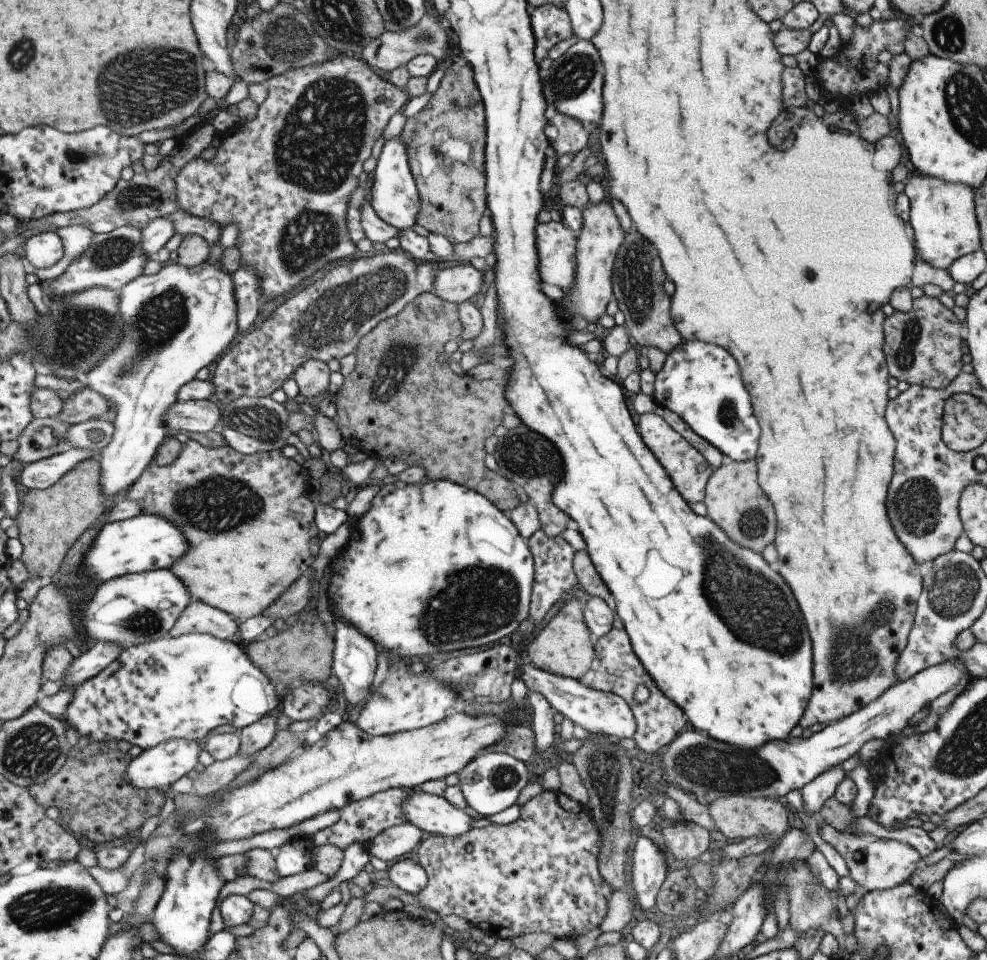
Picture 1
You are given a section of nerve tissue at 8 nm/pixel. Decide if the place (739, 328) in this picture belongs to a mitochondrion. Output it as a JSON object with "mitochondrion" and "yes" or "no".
{"mitochondrion":"no"}

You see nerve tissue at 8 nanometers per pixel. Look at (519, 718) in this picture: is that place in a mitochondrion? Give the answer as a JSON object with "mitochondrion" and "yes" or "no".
{"mitochondrion":"no"}

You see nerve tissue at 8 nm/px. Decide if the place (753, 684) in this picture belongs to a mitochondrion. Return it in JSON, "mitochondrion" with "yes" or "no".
{"mitochondrion":"no"}

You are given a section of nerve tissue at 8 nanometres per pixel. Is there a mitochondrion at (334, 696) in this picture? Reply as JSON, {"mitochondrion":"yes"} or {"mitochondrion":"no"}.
{"mitochondrion":"no"}

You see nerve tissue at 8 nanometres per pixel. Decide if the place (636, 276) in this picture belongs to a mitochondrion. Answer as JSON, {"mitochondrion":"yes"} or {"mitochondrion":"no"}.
{"mitochondrion":"yes"}

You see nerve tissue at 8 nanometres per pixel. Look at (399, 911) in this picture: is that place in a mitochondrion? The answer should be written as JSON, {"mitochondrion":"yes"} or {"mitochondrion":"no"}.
{"mitochondrion":"no"}

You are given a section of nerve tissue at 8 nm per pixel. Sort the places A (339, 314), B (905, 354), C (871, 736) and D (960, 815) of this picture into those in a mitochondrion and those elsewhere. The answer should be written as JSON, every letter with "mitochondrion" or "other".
{"A":"mitochondrion","B":"mitochondrion","C":"other","D":"other"}

